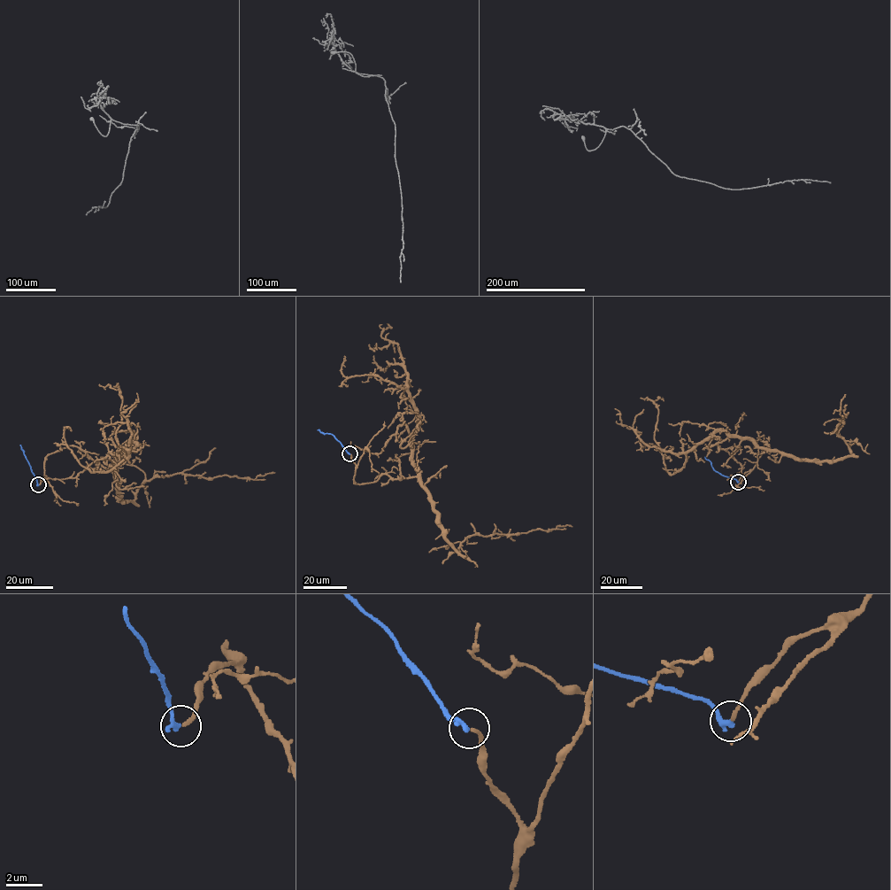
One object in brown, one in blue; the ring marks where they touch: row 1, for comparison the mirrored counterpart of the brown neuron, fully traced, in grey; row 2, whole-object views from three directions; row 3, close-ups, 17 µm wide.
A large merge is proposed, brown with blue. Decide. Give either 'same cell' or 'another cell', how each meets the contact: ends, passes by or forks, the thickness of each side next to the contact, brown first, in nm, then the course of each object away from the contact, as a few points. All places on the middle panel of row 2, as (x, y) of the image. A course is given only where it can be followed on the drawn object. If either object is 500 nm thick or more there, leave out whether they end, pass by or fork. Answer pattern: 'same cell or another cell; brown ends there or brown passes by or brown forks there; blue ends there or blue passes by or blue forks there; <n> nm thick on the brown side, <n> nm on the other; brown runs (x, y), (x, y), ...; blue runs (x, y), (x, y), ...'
same cell; brown ends there; blue ends there; 170 nm thick on the brown side, 300 nm on the other; brown runs (350, 454), (357, 483), (374, 482), (382, 475), (418, 477), (441, 535), (457, 552), (472, 535), (572, 526); blue runs (349, 454), (330, 434), (317, 429)

